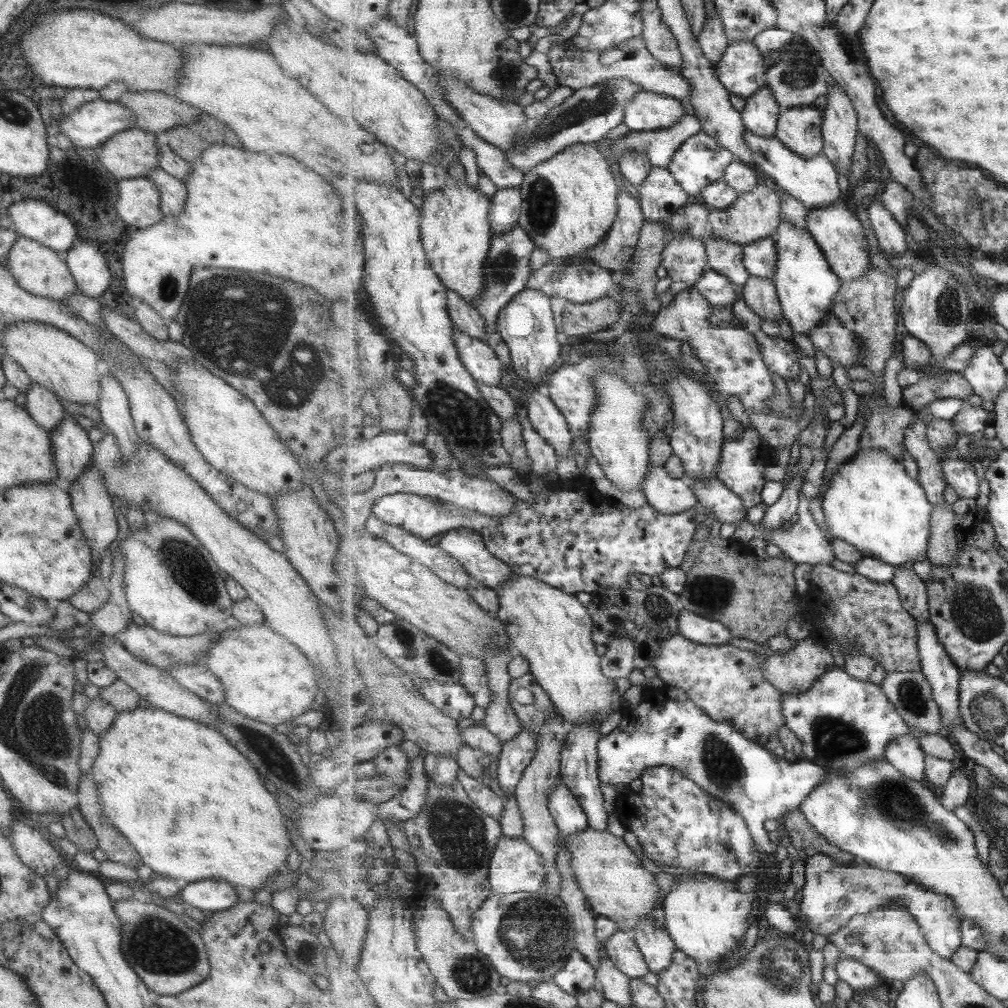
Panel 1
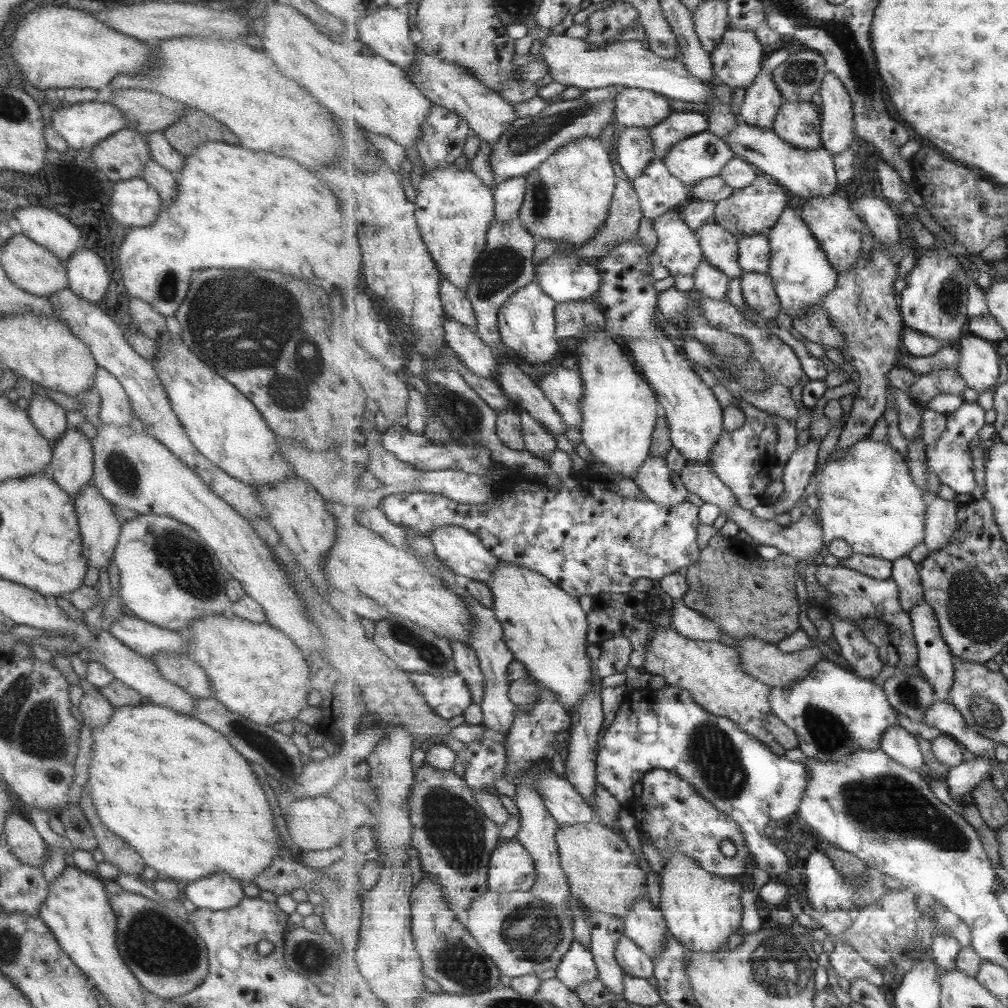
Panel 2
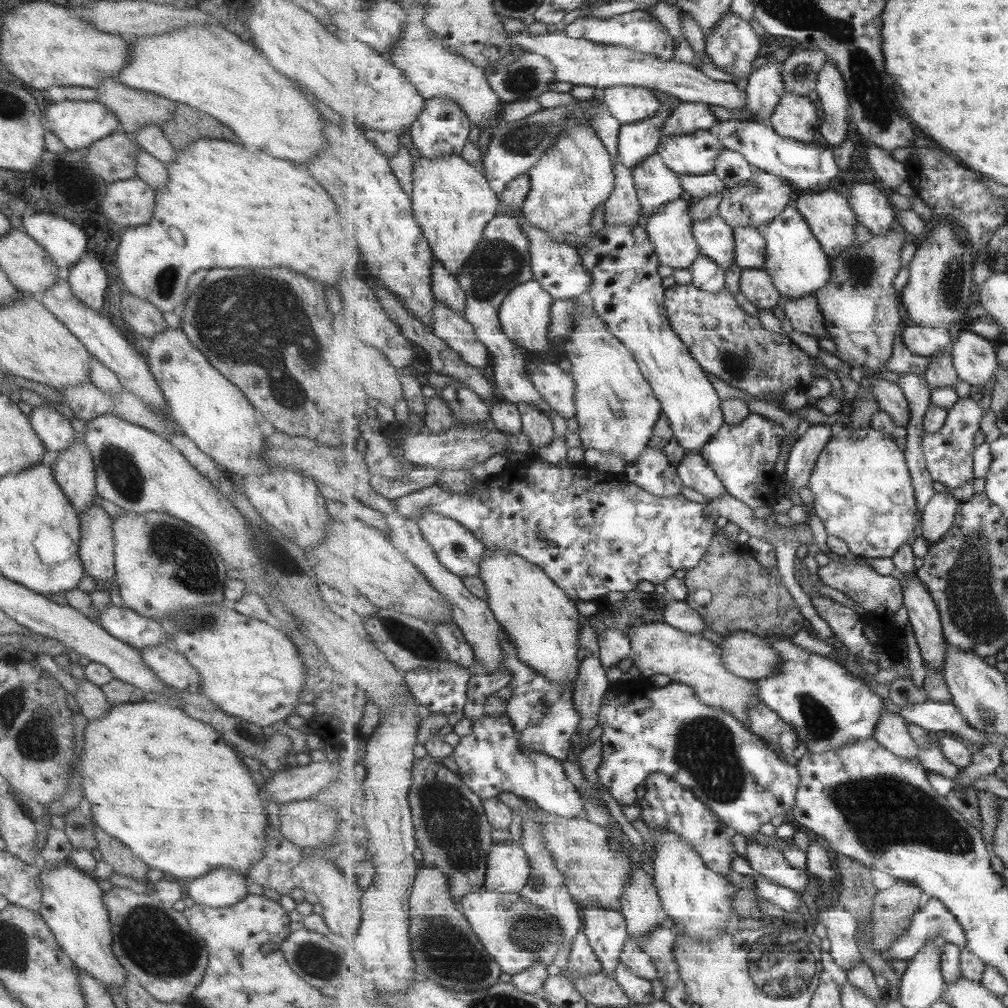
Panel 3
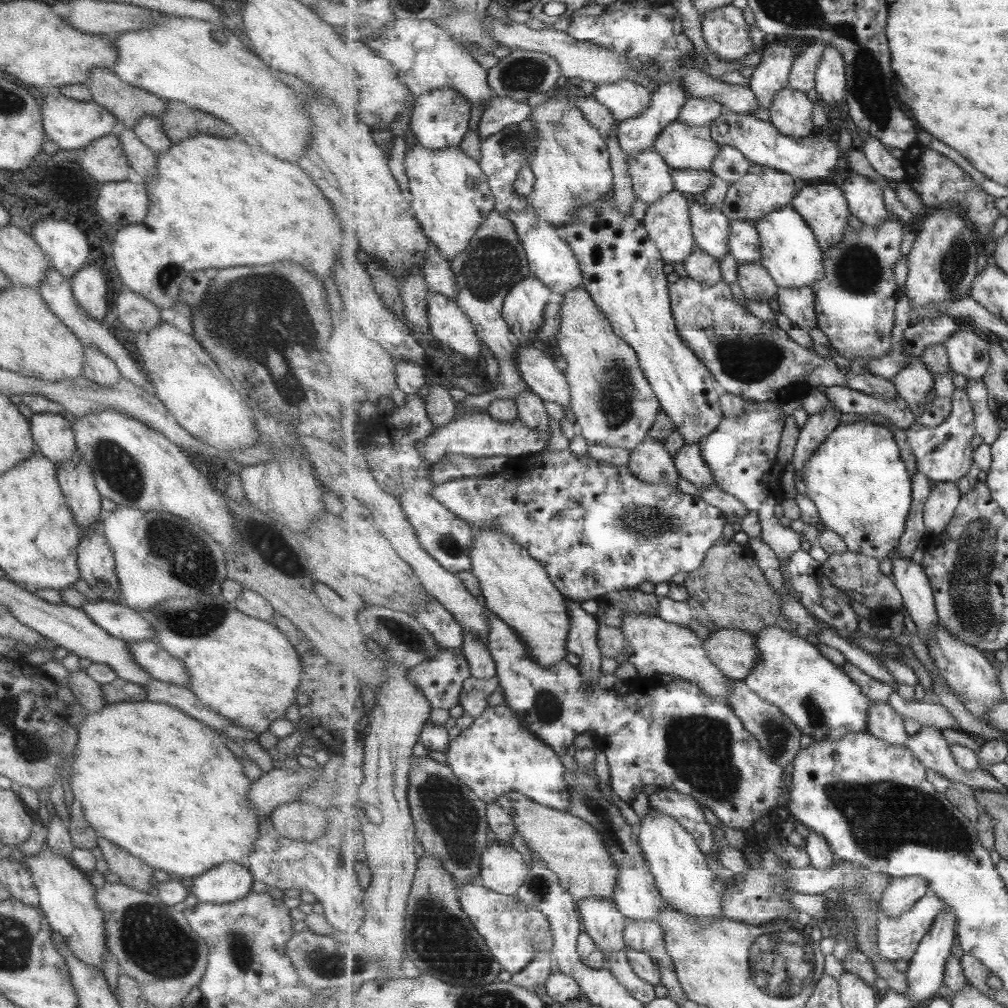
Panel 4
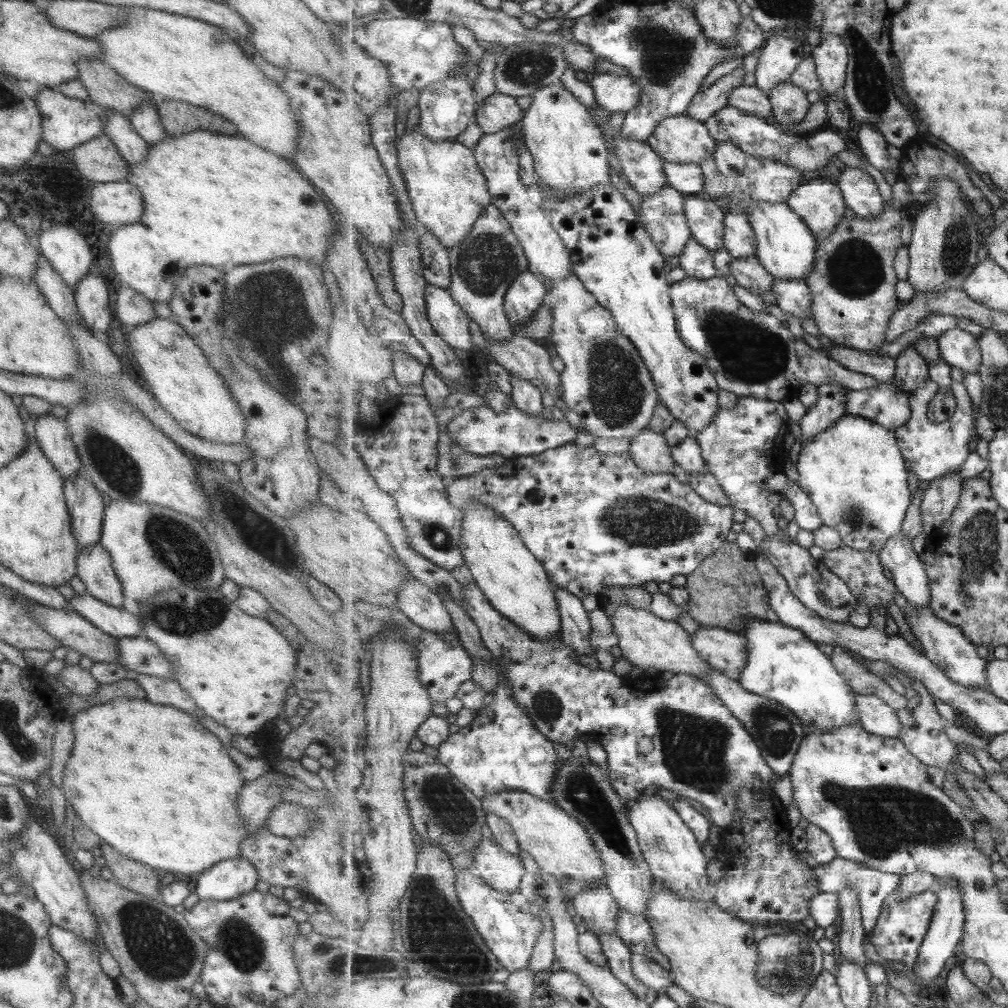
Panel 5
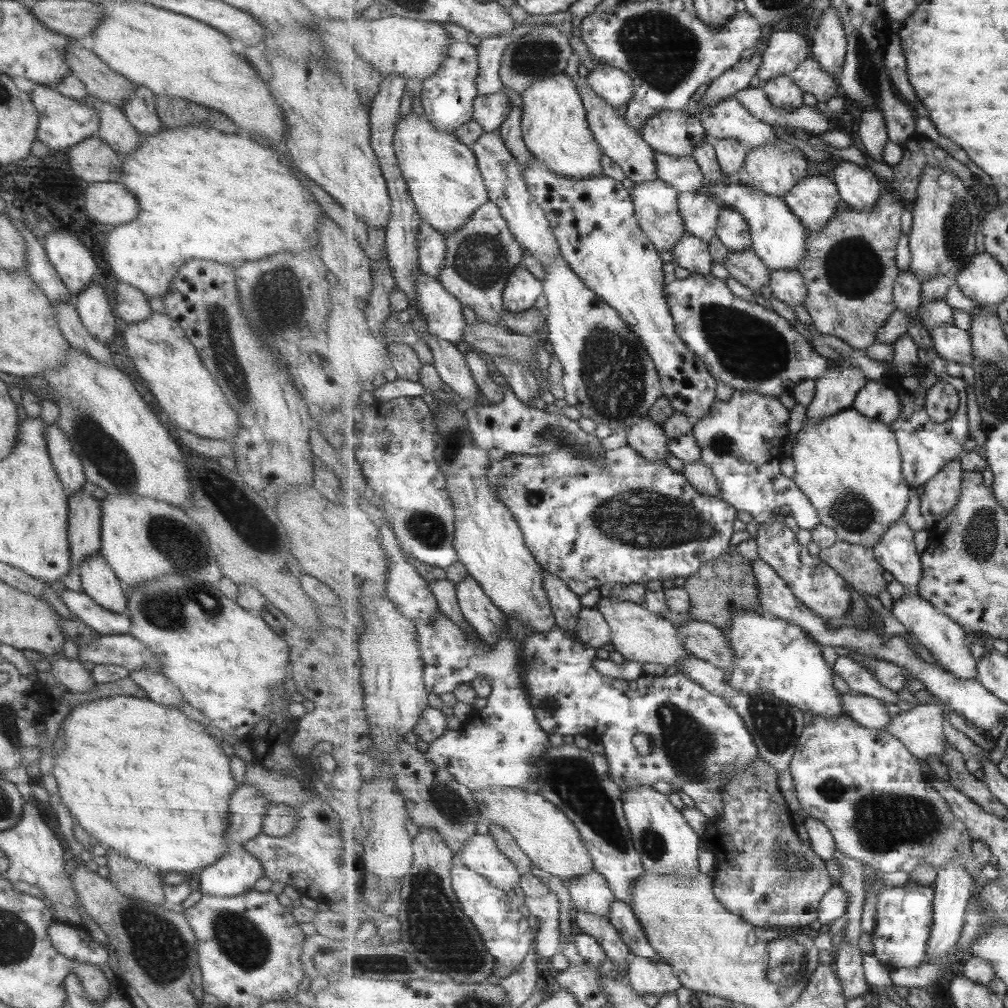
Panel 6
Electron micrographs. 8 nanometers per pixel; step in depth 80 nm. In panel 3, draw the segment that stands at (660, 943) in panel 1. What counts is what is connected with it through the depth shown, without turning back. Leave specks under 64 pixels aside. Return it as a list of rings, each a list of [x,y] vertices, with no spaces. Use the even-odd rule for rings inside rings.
[[[632,863],[631,880],[627,885],[625,897],[621,899],[621,913],[625,916],[628,931],[630,936],[636,934],[644,934],[645,932],[652,932],[661,925],[667,925],[669,917],[666,914],[663,902],[661,901],[657,886],[654,882],[654,876],[649,876],[641,867],[637,867]]]

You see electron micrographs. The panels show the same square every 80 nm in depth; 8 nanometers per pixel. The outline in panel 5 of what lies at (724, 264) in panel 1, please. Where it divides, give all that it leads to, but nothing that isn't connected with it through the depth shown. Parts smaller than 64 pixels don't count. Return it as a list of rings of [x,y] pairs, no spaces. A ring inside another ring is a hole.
[[[687,195],[685,214],[692,230],[692,238],[708,248],[712,254],[725,244],[725,216],[723,203],[713,200],[707,195]]]

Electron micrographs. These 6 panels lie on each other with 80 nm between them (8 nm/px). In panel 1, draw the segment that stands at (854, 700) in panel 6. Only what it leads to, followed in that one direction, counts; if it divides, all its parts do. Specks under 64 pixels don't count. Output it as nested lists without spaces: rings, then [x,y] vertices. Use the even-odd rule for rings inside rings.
[[[906,734],[889,745],[886,759],[905,776],[922,782],[926,780],[926,755],[920,739]]]

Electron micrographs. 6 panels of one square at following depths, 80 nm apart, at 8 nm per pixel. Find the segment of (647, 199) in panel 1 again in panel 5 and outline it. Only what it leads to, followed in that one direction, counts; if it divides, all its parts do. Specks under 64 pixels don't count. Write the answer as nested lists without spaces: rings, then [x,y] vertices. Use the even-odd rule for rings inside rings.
[[[622,131],[614,134],[610,140],[606,140],[611,154],[615,154],[621,160],[624,173],[628,178],[628,182],[641,195],[659,194],[666,186],[668,186],[668,176],[665,174],[664,158],[653,150],[648,142],[639,142],[638,140],[629,140],[622,135]]]

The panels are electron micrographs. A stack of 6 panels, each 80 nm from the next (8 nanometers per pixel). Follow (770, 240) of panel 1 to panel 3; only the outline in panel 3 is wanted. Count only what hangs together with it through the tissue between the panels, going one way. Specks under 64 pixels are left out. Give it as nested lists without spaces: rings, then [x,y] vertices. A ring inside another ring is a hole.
[[[738,226],[736,236],[736,262],[741,268],[763,269],[768,261],[768,242],[762,229]]]

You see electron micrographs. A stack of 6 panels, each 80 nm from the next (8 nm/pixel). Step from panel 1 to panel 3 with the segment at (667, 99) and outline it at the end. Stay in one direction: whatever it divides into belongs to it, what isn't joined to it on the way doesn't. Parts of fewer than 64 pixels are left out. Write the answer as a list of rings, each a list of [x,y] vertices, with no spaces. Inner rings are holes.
[[[615,86],[601,90],[604,104],[622,125],[653,118],[664,108],[664,104],[651,92],[641,86]]]

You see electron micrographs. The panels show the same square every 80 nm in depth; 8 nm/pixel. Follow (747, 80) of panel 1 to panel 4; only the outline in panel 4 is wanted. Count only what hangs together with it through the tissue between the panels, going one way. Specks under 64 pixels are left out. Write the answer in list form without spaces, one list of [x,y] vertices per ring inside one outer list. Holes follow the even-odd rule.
[[[727,5],[716,8],[711,12],[706,12],[705,18],[702,19],[703,37],[709,48],[709,51],[715,54],[723,62],[738,61],[756,51],[754,40],[750,35],[750,25],[745,22],[745,16],[740,8]]]

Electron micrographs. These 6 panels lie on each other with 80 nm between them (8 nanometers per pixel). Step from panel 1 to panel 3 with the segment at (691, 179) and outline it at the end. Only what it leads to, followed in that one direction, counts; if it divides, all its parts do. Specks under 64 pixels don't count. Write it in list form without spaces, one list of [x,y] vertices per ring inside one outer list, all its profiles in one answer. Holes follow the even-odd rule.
[[[713,130],[674,134],[663,138],[658,153],[681,176],[703,176],[716,171],[717,158],[726,146]]]

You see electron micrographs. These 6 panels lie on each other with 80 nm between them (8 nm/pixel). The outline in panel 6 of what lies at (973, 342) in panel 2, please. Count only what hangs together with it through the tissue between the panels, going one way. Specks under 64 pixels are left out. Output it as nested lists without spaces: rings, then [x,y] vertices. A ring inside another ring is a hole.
[[[946,324],[941,328],[931,330],[937,354],[961,366],[971,365],[974,361],[973,339],[970,332],[961,330],[953,324]]]

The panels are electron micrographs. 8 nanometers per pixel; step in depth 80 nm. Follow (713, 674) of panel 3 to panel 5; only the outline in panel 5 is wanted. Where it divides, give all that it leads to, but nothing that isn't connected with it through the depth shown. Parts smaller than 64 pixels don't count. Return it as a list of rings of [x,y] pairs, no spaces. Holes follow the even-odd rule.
[[[627,604],[618,607],[612,614],[611,620],[620,636],[619,647],[622,656],[641,670],[655,668],[659,672],[669,671],[674,675],[688,674],[701,681],[710,676],[712,666],[694,647],[692,634],[689,634],[677,622],[661,618],[652,611],[641,610]]]

